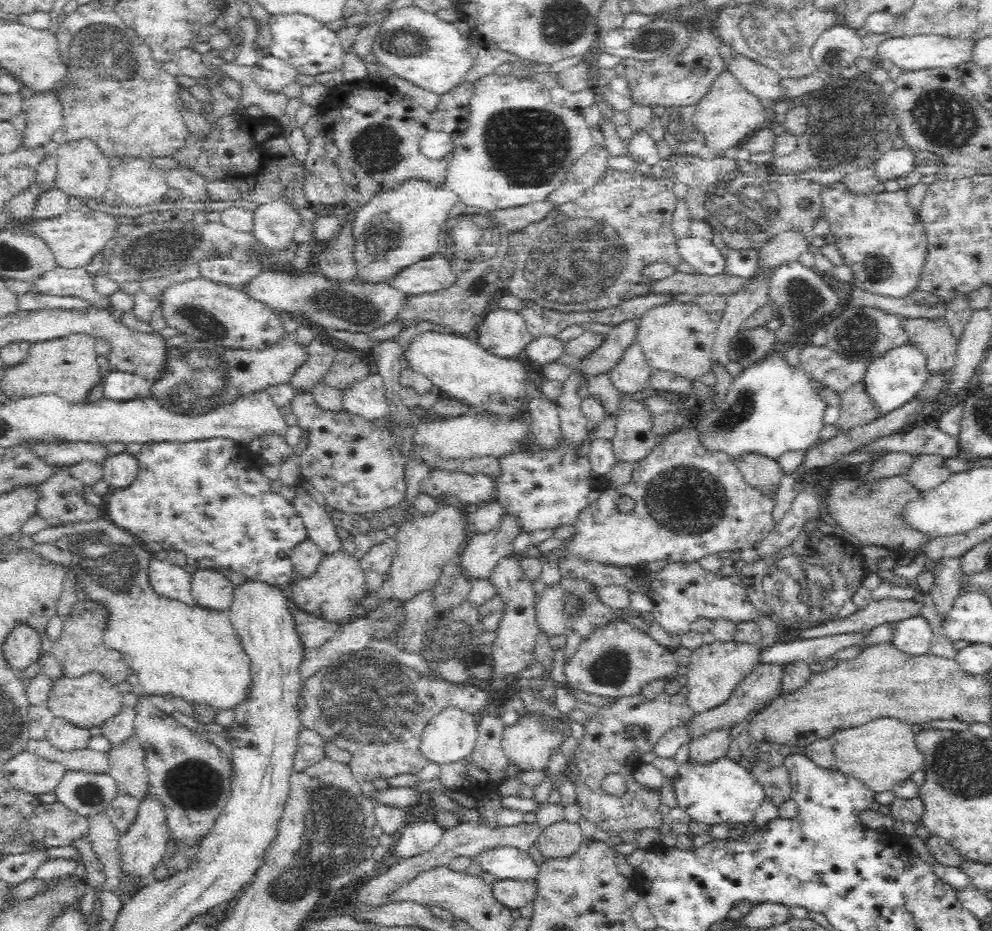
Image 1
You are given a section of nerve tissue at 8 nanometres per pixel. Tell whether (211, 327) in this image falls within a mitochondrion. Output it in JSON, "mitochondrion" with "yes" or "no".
{"mitochondrion":"yes"}

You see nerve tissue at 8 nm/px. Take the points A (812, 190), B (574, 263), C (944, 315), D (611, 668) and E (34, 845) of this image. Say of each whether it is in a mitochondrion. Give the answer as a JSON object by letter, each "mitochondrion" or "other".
{"A":"other","B":"mitochondrion","C":"other","D":"mitochondrion","E":"other"}

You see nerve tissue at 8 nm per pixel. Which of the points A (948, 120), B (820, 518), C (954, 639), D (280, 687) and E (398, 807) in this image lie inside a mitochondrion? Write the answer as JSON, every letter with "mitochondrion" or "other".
{"A":"mitochondrion","B":"other","C":"other","D":"other","E":"other"}

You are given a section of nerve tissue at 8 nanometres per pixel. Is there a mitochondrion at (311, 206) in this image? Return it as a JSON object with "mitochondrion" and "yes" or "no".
{"mitochondrion":"no"}

